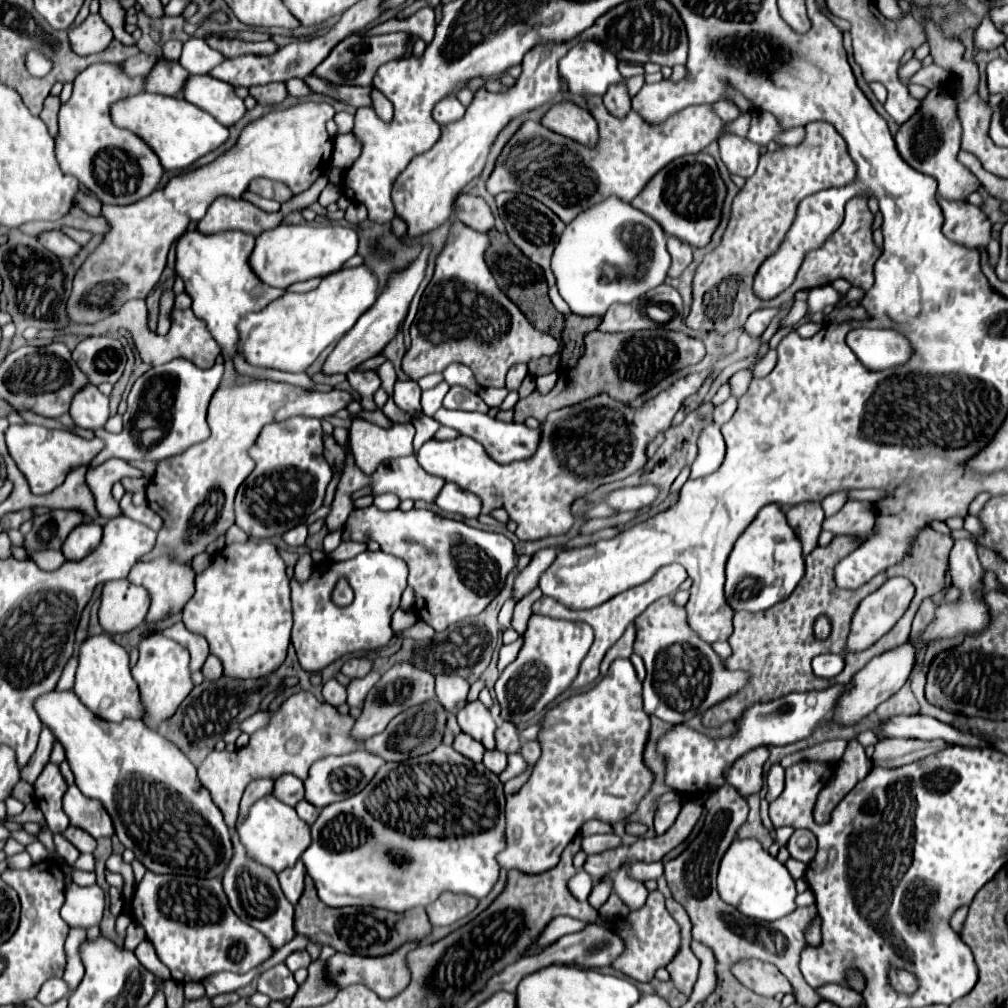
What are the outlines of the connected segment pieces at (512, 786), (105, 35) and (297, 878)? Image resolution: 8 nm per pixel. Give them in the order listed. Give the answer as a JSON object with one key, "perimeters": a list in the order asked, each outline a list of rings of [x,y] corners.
{"perimeters":[[[[527,768],[525,772],[521,772],[521,776],[515,776],[513,780],[509,780],[509,782],[505,784],[505,792],[517,792],[517,790],[527,782],[529,774],[531,774],[531,768]]],[[[91,14],[83,24],[69,30],[69,40],[73,52],[87,56],[105,50],[113,40],[113,32],[99,14]]],[[[301,860],[293,868],[287,868],[287,870],[279,872],[281,888],[283,888],[283,892],[285,892],[285,896],[291,904],[297,904],[297,900],[301,898],[303,878],[305,878],[305,866],[303,866]]]]}

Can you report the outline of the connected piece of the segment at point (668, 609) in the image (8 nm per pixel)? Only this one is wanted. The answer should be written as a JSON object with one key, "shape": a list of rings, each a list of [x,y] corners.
{"shape":[[[671,596],[659,598],[637,616],[633,652],[643,658],[647,668],[647,678],[643,680],[645,712],[671,724],[681,724],[703,714],[717,702],[737,694],[751,678],[749,672],[725,668],[711,644],[705,644],[689,628],[685,606],[677,606]]]}

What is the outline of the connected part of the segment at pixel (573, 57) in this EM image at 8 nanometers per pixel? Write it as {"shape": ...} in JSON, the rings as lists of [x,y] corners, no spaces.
{"shape":[[[583,40],[581,44],[575,44],[573,48],[569,48],[569,52],[559,60],[559,72],[567,80],[569,92],[575,96],[583,96],[583,94],[603,96],[607,92],[609,84],[615,84],[615,82],[625,82],[629,88],[629,94],[635,96],[641,90],[641,86],[645,84],[643,76],[623,78],[617,70],[617,58],[607,48],[601,48],[601,44],[591,42],[591,40]]]}

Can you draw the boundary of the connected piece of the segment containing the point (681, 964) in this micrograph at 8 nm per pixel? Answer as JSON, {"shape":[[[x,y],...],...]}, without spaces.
{"shape":[[[665,898],[665,906],[681,930],[681,952],[677,952],[677,956],[665,968],[671,974],[671,982],[675,984],[675,988],[685,996],[689,996],[699,970],[699,960],[691,952],[691,922],[683,906],[677,904],[673,898]]]}

